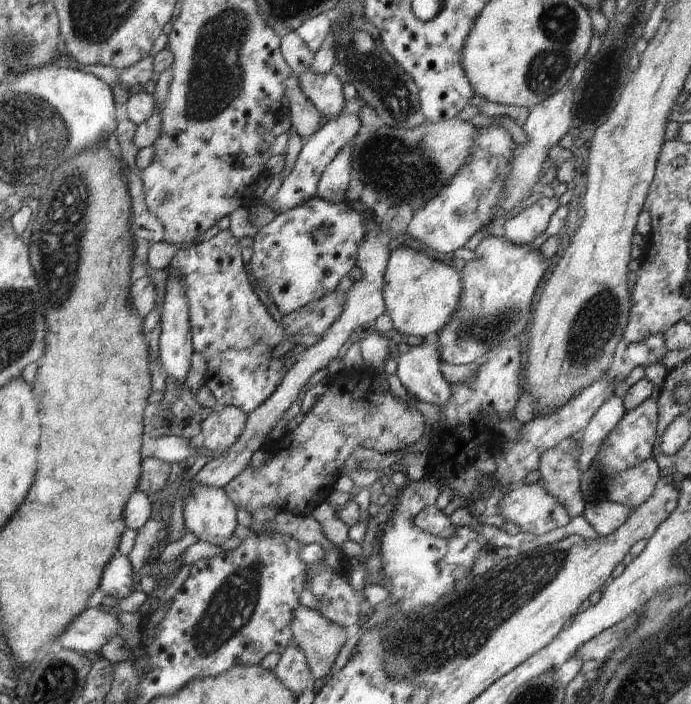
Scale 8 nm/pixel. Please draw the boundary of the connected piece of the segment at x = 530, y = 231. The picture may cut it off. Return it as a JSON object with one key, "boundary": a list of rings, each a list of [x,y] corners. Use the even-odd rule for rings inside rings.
{"boundary":[[[556,196],[541,197],[537,202],[506,222],[501,230],[503,237],[517,245],[531,245],[535,237],[547,229],[550,216],[559,205]]]}

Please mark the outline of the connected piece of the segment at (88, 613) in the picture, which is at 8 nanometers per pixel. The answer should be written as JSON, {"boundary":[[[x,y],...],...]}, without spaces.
{"boundary":[[[87,606],[55,640],[64,649],[95,658],[104,643],[118,635],[118,628],[116,615]]]}

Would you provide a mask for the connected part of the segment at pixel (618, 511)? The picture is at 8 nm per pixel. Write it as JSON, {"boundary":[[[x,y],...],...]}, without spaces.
{"boundary":[[[590,500],[585,503],[582,516],[594,528],[598,537],[605,537],[619,529],[631,513],[627,506],[608,501]]]}

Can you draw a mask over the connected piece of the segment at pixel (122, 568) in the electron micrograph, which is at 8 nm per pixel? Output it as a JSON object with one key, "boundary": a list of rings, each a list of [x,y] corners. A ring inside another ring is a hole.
{"boundary":[[[113,557],[101,574],[100,588],[120,601],[134,592],[135,572],[127,557]]]}

